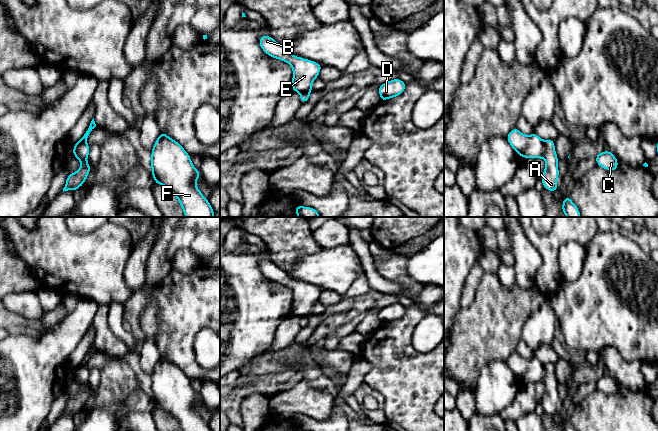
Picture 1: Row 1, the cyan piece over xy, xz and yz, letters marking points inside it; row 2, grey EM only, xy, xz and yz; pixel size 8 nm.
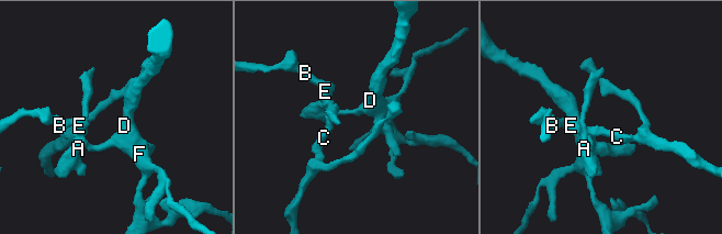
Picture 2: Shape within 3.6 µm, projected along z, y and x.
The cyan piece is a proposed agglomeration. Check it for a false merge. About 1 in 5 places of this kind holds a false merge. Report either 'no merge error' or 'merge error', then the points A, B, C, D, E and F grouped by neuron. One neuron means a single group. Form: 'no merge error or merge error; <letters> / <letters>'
merge error; A D F / B C E

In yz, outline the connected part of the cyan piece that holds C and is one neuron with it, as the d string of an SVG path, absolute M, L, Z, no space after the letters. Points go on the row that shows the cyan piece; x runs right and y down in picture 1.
M603 151L599 154L596 154L596 163L597 166L600 166L606 170L615 171L618 169L617 158L611 151Z

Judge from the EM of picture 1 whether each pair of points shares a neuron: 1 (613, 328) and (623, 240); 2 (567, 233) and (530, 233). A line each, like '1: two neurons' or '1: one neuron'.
1: one neuron
2: one neuron

